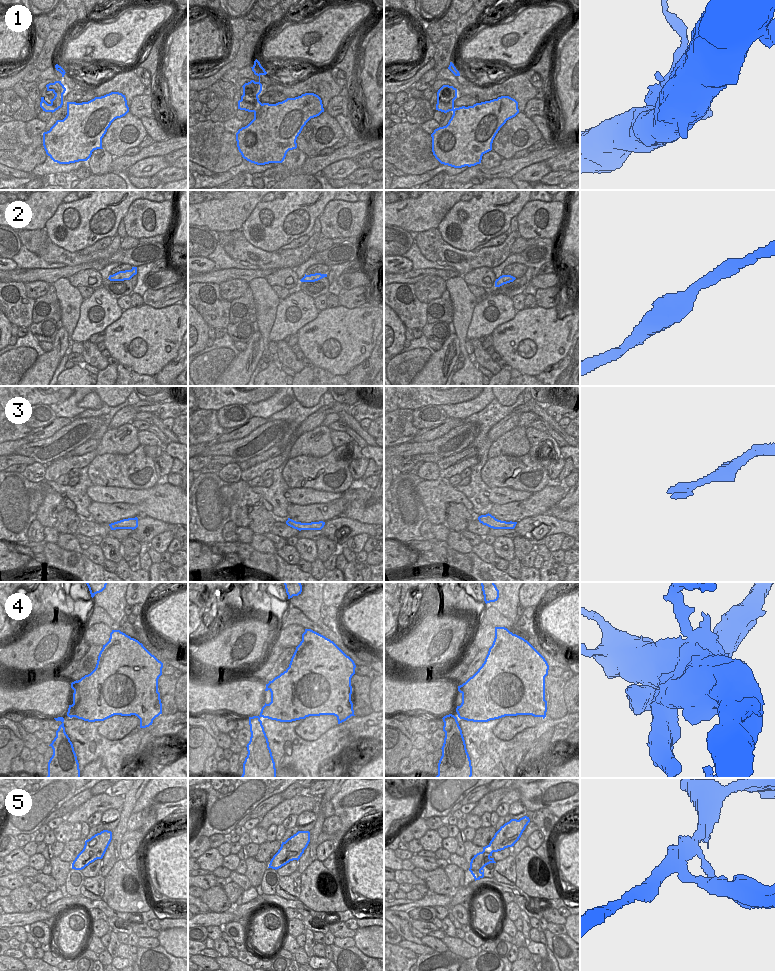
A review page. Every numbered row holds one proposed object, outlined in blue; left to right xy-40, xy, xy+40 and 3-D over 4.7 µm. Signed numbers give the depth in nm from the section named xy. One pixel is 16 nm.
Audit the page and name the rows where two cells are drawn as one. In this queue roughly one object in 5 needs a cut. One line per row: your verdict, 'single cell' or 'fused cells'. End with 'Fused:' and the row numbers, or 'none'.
1: fused cells
2: single cell
3: single cell
4: fused cells
5: fused cells
Fused: 1, 4, 5

